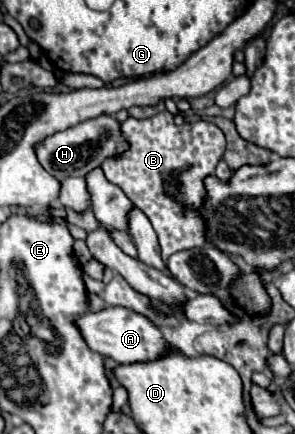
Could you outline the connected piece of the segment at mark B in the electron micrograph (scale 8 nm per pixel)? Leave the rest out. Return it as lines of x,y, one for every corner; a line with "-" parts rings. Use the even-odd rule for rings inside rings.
162,110
146,120
128,118
120,122
120,132
128,142
128,150
106,158
102,170
104,176
120,186
132,204
150,218
158,234
162,260
168,260
174,252
204,246
206,226
204,218
198,214
204,196
202,180
214,174
216,162
224,154
226,138
222,130
202,120
176,126
174,116

